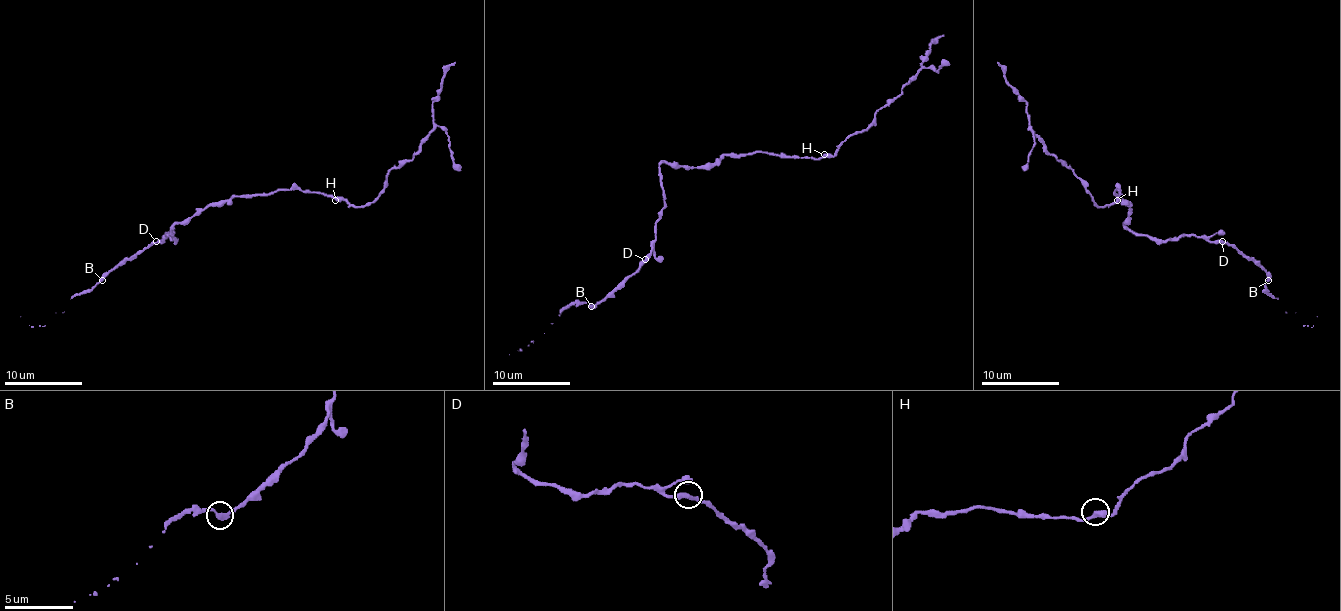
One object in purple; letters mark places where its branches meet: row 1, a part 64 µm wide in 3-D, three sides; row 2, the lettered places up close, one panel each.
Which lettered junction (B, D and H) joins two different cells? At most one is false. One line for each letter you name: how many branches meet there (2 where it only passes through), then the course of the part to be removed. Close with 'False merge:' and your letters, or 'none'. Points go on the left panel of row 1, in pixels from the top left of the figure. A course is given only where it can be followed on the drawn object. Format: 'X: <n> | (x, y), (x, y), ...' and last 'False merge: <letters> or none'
False merge: none

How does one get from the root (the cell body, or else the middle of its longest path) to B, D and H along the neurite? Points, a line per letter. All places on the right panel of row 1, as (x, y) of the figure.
B: (1130, 206), (1124, 223), (1132, 231), (1163, 241), (1196, 235), (1210, 241), (1230, 243), (1251, 258), (1269, 280)
D: (1130, 206), (1124, 223), (1136, 233), (1163, 241), (1185, 235), (1222, 241)
H: (1130, 206), (1115, 194), (1119, 188), (1120, 196), (1117, 200)

